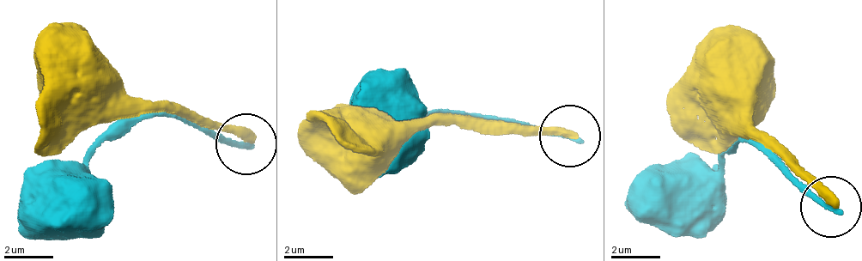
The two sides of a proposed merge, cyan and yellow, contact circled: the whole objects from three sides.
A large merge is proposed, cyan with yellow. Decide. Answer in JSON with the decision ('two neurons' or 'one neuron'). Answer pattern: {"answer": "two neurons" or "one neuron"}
{"answer": "two neurons"}

